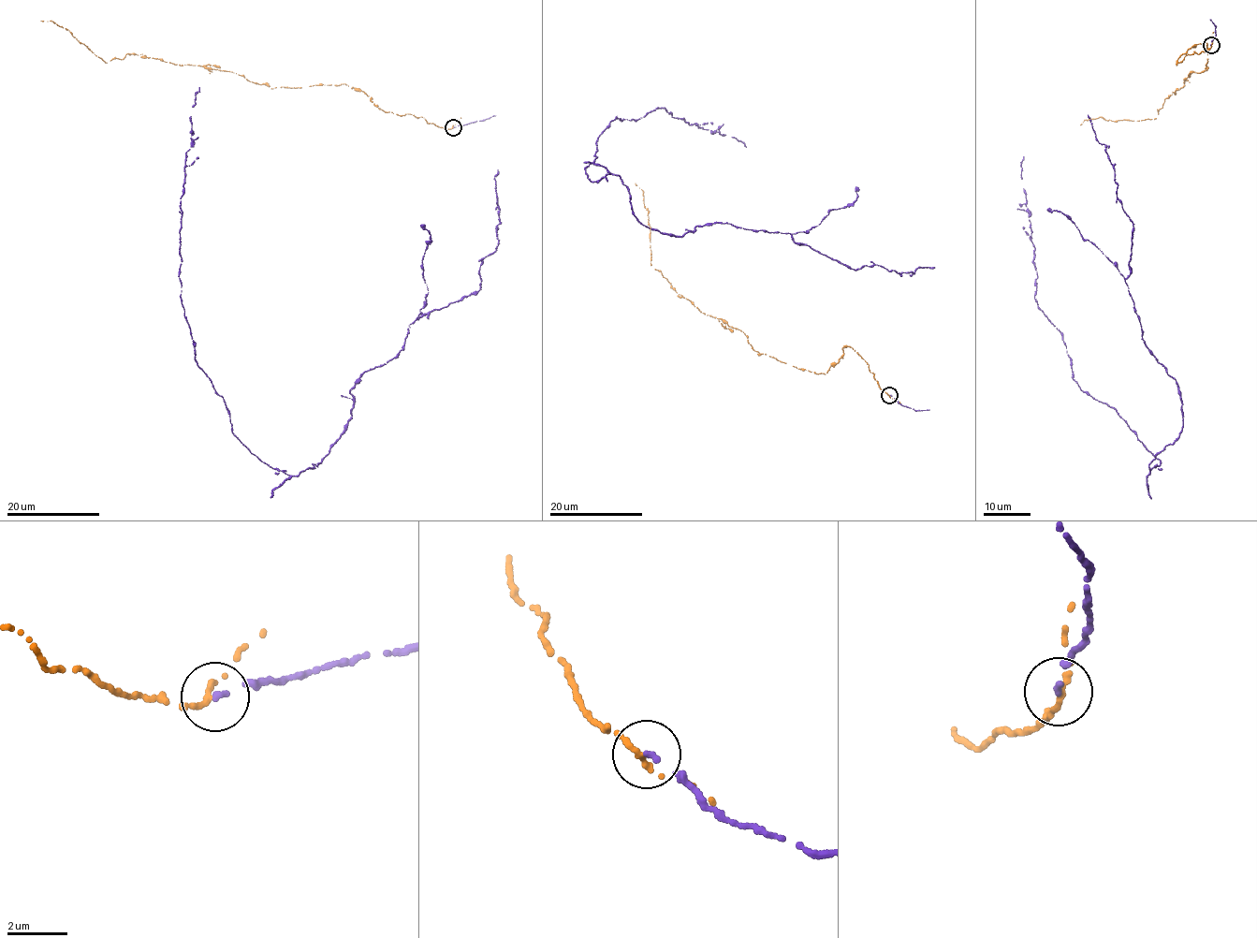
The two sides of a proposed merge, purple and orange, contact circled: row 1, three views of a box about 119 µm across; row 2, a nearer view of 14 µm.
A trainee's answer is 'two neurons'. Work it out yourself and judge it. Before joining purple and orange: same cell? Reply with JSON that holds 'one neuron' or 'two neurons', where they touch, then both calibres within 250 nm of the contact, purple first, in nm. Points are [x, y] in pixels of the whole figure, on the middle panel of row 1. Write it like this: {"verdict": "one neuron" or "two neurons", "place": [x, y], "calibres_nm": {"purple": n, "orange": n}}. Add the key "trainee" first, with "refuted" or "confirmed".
{"trainee": "confirmed", "verdict": "two neurons", "place": [889, 395], "calibres_nm": {"purple": 160, "orange": 260}}

